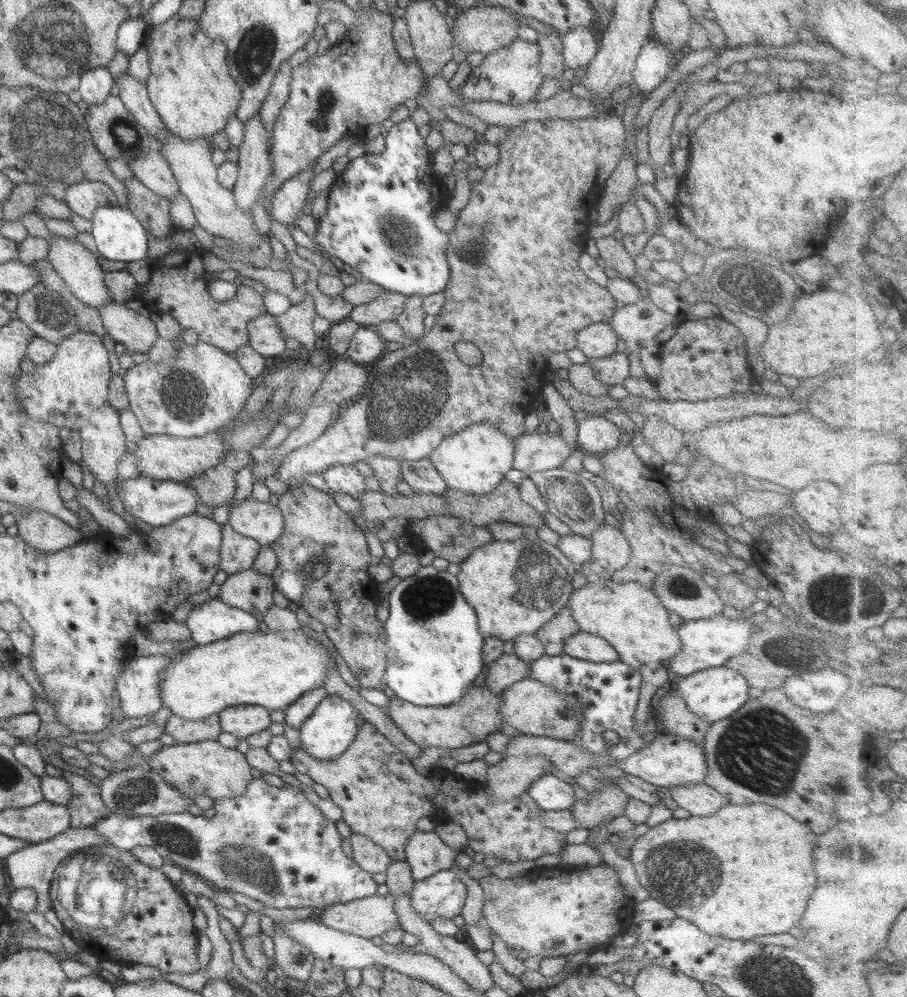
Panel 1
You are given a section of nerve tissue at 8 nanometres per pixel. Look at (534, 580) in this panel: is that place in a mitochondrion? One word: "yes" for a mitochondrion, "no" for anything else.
yes

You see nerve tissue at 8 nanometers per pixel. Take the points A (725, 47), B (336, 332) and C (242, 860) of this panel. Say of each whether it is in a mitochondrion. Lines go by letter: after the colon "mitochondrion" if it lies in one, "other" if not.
A: other
B: other
C: mitochondrion

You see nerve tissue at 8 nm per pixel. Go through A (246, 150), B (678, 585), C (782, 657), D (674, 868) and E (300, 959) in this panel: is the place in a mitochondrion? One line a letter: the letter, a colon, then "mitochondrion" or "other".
A: other
B: mitochondrion
C: mitochondrion
D: mitochondrion
E: other

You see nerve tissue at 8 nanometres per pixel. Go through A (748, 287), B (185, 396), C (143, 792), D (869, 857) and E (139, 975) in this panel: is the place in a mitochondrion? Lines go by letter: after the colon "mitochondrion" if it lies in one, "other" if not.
A: mitochondrion
B: mitochondrion
C: mitochondrion
D: mitochondrion
E: other

